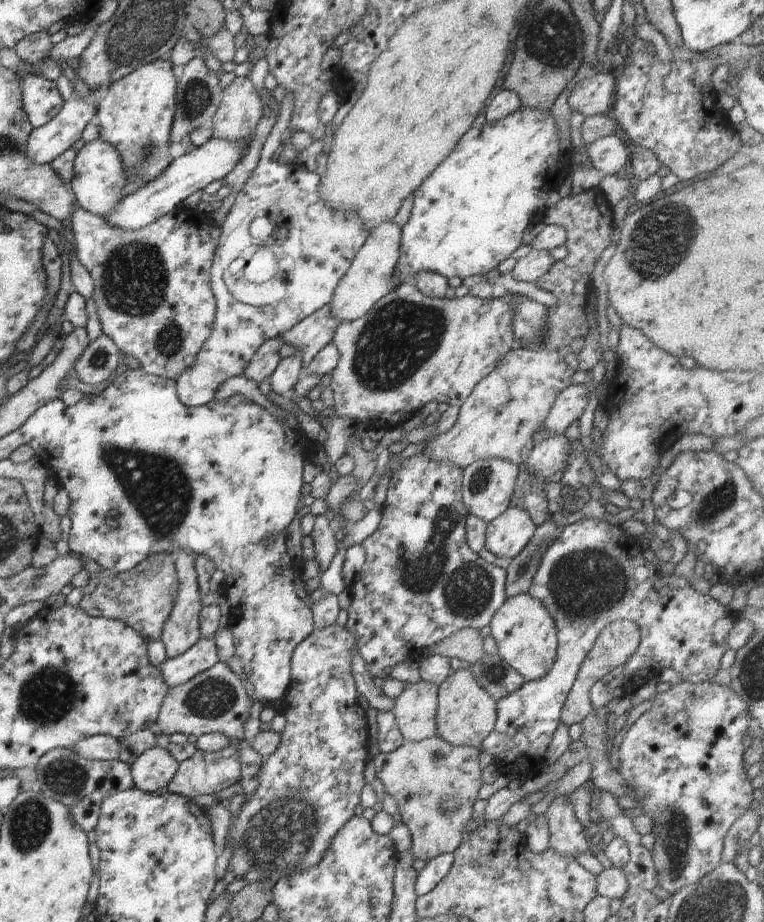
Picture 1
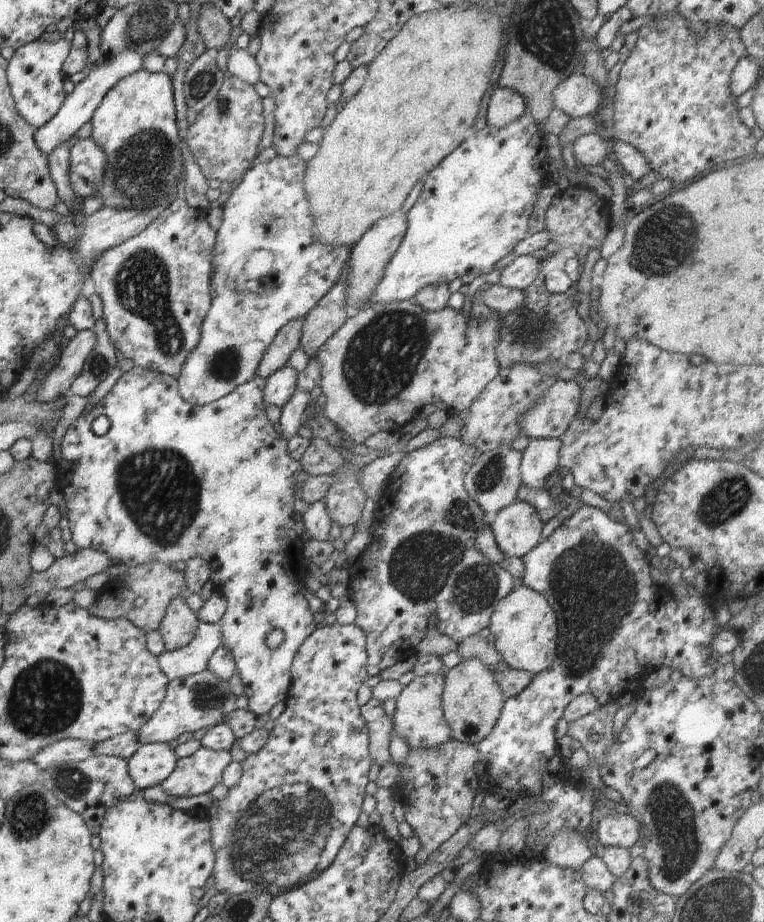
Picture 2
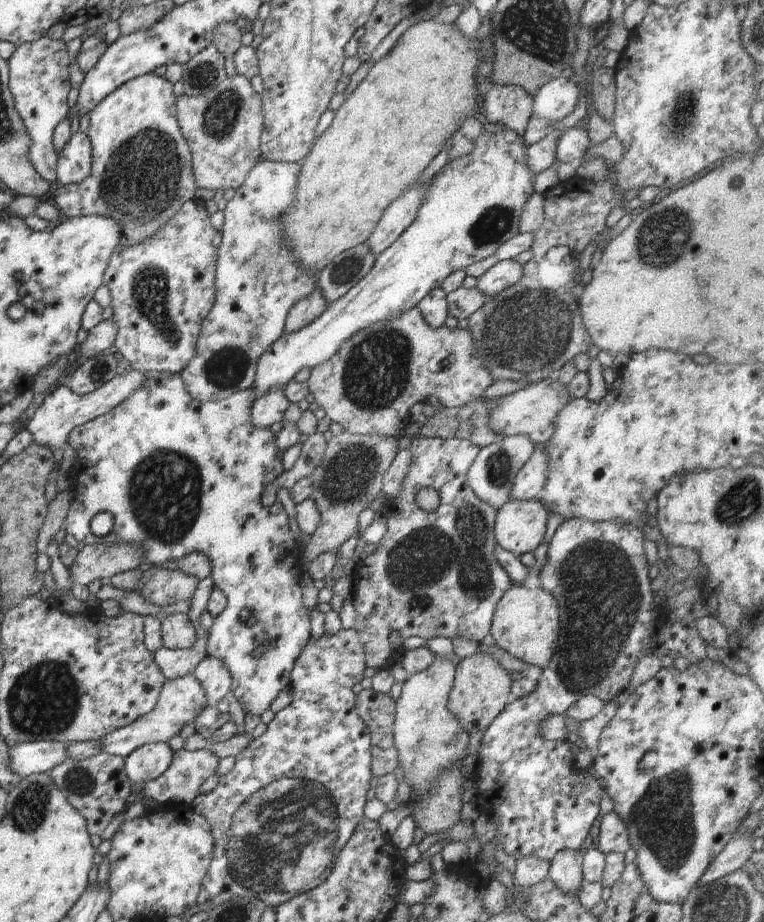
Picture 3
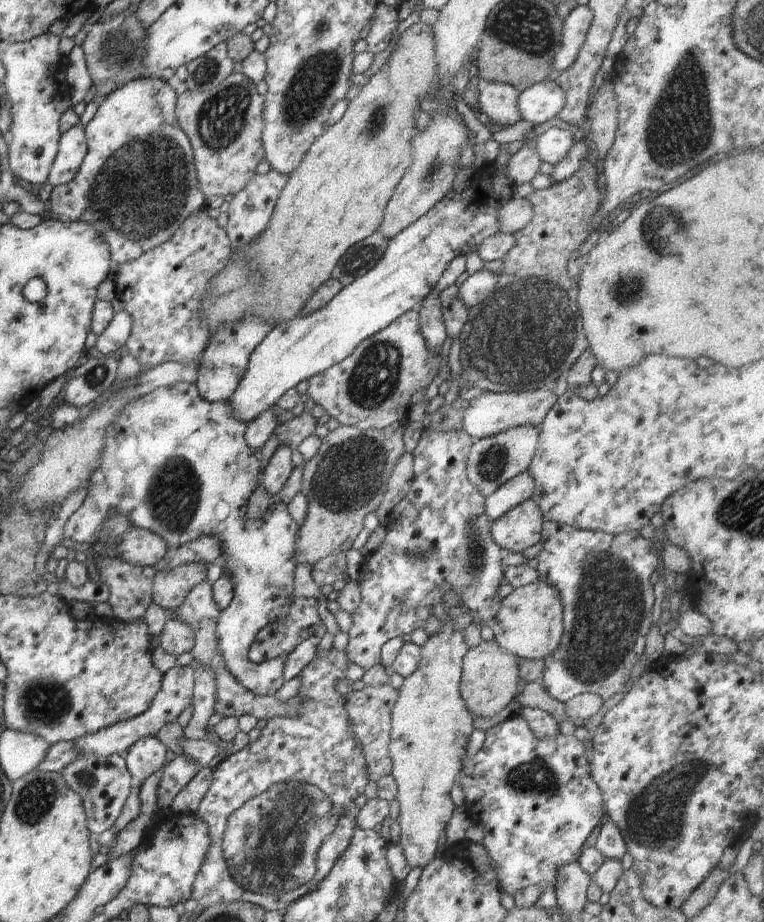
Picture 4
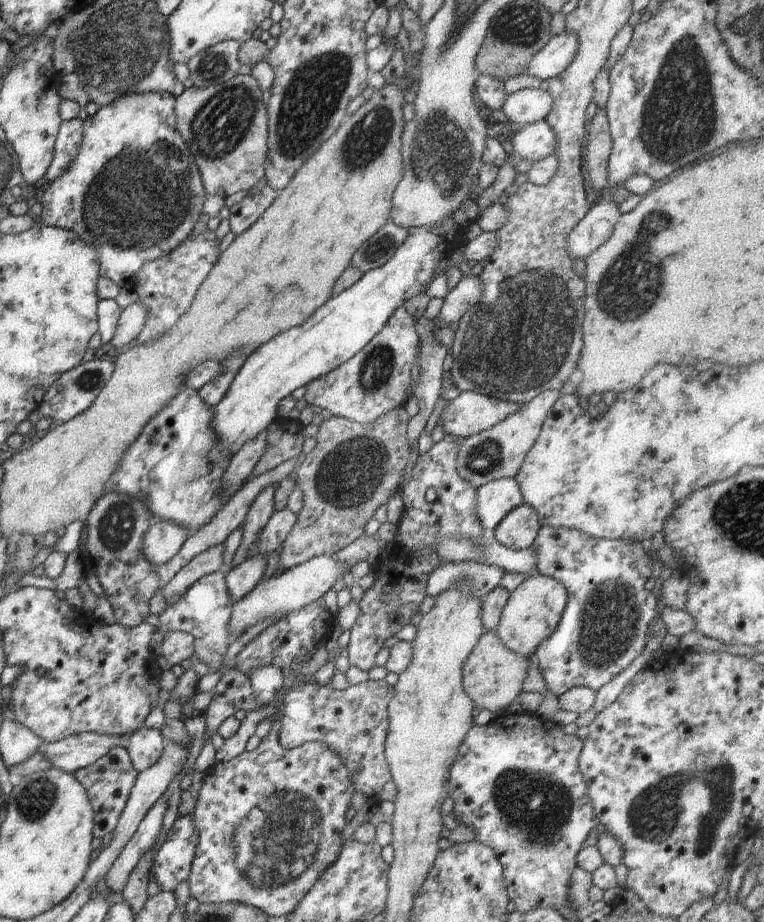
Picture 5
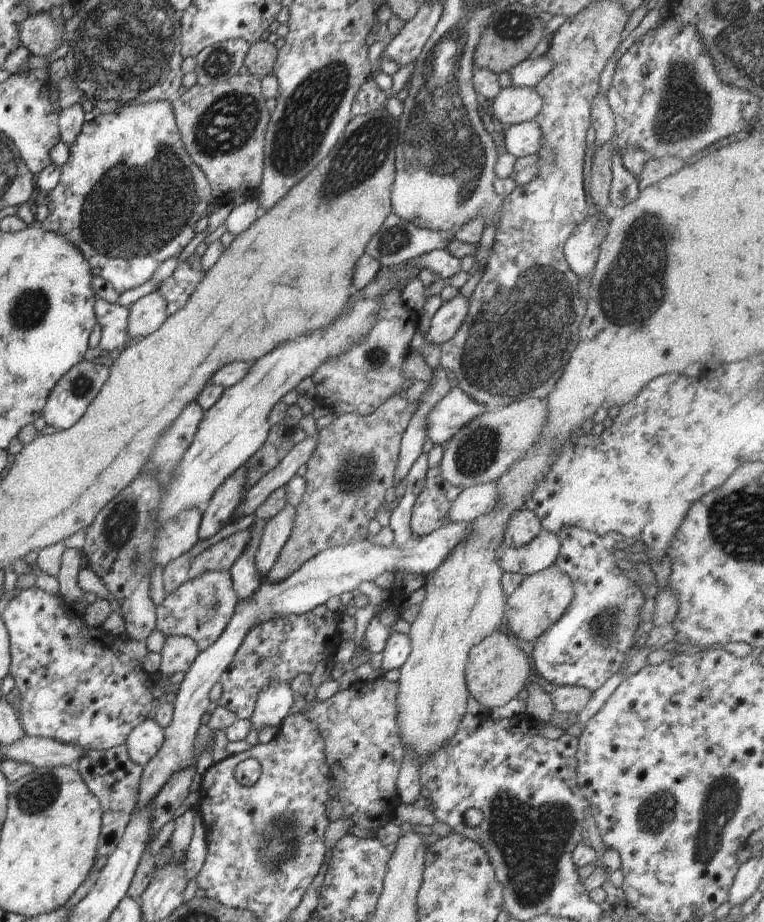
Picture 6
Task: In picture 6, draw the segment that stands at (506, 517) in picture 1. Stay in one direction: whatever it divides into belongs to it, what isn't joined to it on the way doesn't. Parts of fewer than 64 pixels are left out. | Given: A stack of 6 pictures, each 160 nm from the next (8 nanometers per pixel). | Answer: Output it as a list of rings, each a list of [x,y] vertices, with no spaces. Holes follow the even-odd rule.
[[[521,508],[506,524],[504,546],[518,548],[530,544],[543,531],[540,520],[529,509]]]

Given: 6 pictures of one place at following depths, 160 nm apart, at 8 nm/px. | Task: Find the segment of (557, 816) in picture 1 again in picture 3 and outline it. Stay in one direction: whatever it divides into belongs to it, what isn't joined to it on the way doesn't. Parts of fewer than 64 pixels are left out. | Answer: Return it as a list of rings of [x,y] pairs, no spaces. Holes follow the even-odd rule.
[[[564,849],[557,852],[549,862],[547,876],[561,891],[576,894],[579,891],[581,882],[584,881],[583,854],[580,849]]]

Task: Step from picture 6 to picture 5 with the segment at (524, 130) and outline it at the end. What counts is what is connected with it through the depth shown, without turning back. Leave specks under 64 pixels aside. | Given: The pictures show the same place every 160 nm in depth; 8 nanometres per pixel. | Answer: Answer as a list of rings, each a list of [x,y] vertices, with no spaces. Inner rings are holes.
[[[545,120],[514,128],[510,141],[515,153],[532,163],[554,155],[557,149],[556,133]]]

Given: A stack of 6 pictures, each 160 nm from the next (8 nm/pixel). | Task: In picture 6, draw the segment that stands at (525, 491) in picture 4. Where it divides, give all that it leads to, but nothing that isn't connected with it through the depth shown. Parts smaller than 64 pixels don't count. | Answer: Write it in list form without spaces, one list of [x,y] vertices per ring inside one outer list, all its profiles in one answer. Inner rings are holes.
[[[494,482],[463,489],[448,510],[450,523],[474,522],[476,518],[488,514],[498,500],[500,492]]]

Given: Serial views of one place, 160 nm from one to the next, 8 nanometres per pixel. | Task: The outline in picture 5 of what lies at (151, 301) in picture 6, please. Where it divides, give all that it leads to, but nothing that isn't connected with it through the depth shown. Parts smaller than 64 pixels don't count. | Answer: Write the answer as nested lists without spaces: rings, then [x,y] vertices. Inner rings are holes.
[[[138,302],[122,309],[111,343],[114,348],[130,344],[142,332],[147,317],[147,308]]]

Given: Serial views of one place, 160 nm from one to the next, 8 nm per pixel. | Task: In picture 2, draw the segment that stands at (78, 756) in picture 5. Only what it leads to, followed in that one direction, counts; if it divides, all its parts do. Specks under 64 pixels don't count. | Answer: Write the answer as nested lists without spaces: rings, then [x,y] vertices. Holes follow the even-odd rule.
[[[210,669],[186,678],[169,681],[166,694],[160,708],[138,729],[136,734],[141,744],[168,743],[178,738],[183,732],[192,732],[221,725],[228,713],[238,709],[237,696],[232,693],[230,683],[218,678]]]

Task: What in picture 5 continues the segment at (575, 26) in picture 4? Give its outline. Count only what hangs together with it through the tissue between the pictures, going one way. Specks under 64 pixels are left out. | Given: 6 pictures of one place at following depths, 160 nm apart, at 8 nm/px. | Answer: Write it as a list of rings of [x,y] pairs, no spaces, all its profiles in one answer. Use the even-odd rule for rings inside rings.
[[[564,31],[554,35],[528,63],[526,73],[542,79],[558,76],[570,66],[577,50],[578,37],[573,32]]]

